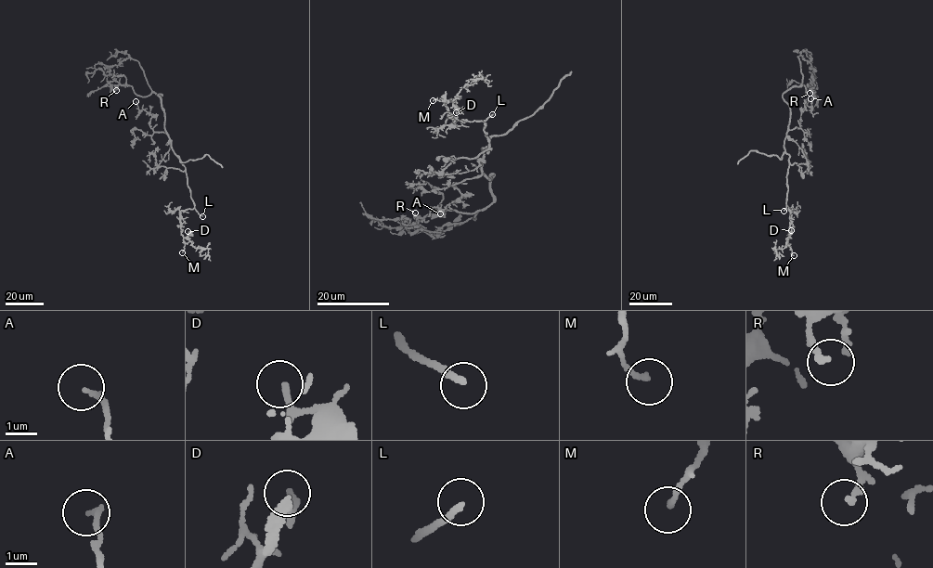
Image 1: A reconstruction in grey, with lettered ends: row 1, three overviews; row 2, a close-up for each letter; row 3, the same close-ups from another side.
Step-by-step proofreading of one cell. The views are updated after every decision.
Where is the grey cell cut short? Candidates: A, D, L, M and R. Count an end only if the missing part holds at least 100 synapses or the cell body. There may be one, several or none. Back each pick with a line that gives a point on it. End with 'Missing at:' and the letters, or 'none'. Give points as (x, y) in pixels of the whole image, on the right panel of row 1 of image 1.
L: (783, 211)
Missing at: L

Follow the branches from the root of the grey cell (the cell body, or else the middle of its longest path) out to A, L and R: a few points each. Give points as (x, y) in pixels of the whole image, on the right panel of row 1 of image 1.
A: (786, 135), (789, 130), (800, 129), (801, 114), (806, 106), (811, 106), (810, 98)
L: (786, 135), (783, 147), (789, 156), (789, 165), (786, 207), (783, 211)
R: (786, 135), (790, 107), (783, 94), (801, 84), (806, 92), (807, 83), (809, 93)

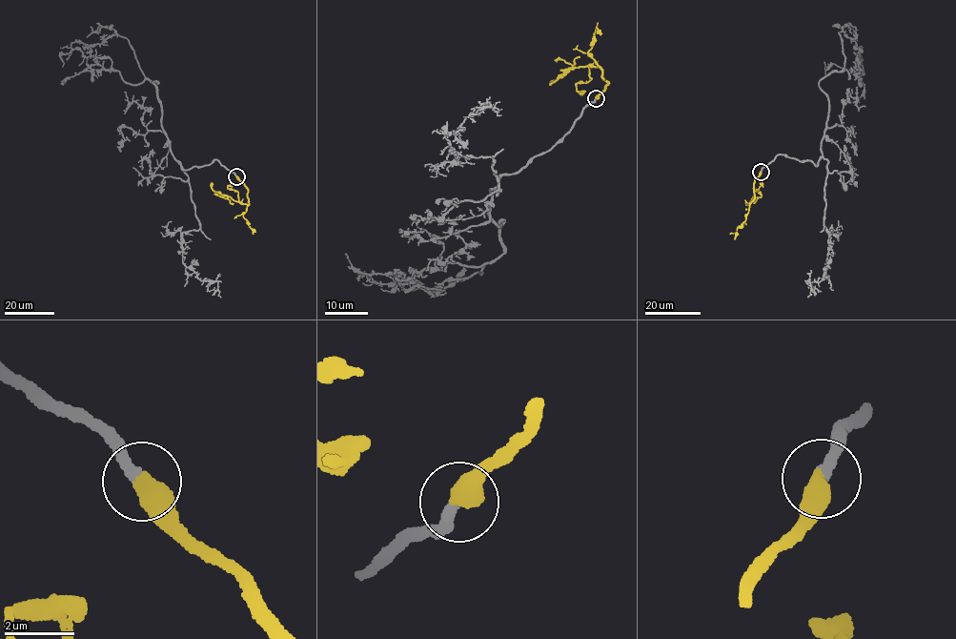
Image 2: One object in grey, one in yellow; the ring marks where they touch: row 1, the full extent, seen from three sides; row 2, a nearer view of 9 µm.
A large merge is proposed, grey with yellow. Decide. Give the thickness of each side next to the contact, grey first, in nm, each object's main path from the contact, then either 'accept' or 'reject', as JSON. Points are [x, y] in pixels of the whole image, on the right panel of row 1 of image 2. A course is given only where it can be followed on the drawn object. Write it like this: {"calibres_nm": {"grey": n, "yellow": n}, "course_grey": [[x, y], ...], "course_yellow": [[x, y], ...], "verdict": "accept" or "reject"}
{"calibres_nm": {"grey": 280, "yellow": 500}, "course_grey": [[761, 172], [780, 154], [817, 165], [829, 98], [819, 81], [844, 69], [850, 78], [859, 55], [860, 81]], "course_yellow": [[761, 172], [755, 179], [754, 199], [750, 204], [750, 200], [762, 195], [757, 189]], "verdict": "accept"}

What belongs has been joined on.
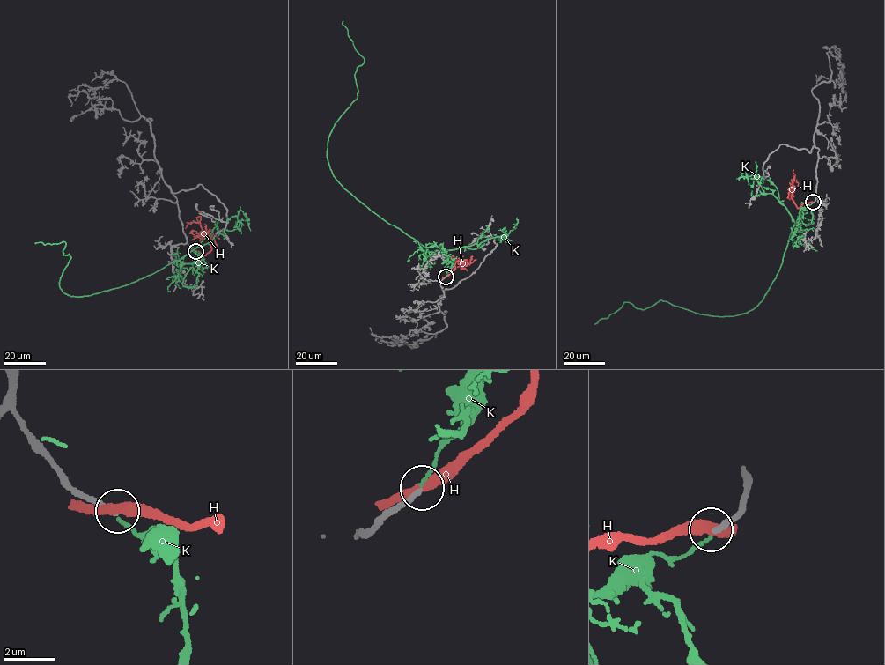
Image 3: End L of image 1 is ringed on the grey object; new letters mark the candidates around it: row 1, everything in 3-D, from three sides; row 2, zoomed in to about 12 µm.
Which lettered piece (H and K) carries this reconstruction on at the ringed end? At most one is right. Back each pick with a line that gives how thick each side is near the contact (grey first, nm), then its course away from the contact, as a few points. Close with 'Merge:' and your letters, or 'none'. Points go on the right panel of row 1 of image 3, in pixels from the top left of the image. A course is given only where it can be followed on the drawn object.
Merge: none

